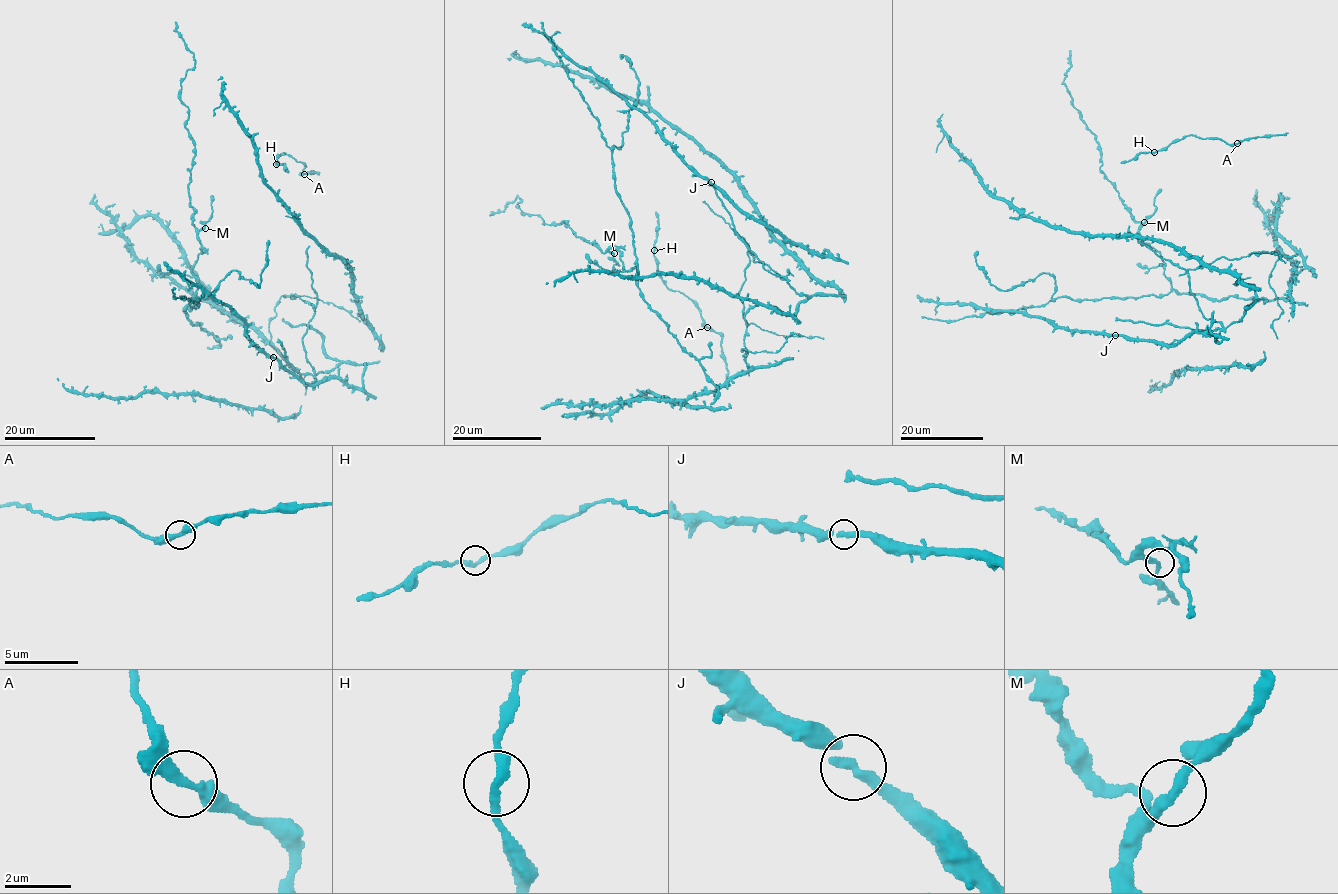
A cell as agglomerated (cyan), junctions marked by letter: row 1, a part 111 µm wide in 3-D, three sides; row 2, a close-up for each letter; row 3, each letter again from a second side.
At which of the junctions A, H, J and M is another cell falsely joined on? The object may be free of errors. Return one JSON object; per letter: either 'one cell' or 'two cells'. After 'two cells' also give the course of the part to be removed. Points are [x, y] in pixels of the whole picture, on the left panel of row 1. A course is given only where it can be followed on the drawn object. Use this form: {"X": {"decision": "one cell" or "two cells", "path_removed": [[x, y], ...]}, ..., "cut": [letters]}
{"A": {"decision": "one cell"}, "H": {"decision": "one cell"}, "J": {"decision": "one cell"}, "M": {"decision": "one cell"}, "cut": []}

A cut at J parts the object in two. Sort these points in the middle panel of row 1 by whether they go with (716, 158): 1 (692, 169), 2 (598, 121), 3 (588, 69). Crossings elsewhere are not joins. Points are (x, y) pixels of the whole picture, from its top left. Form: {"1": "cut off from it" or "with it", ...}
{"1": "cut off from it", "2": "with it", "3": "cut off from it"}

